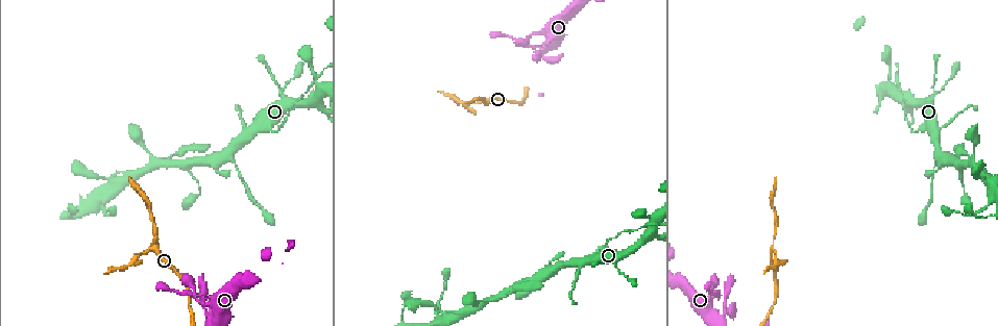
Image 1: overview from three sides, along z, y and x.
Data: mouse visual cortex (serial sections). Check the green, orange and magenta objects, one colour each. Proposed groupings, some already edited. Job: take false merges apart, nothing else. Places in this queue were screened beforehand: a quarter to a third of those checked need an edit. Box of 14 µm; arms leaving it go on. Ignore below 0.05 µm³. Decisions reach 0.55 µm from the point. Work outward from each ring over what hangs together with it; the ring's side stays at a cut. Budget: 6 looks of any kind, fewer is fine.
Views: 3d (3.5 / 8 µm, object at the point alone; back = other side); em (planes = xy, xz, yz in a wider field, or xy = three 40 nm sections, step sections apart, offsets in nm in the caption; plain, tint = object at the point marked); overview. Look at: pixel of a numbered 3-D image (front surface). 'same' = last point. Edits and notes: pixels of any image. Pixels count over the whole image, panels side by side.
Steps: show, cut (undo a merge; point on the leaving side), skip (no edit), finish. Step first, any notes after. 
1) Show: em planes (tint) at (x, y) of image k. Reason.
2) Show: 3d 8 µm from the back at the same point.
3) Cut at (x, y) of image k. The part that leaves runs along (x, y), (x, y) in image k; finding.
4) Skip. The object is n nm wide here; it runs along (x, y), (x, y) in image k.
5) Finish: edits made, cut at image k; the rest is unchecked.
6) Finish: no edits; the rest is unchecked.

Show: 3d 3.5 µm from the back at (199, 152) of image 1. Thin neck.

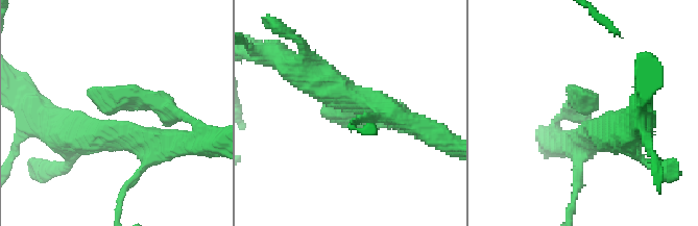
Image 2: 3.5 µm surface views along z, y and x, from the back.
Show: em xy step 5 (tint) at (342, 108) of image 2.

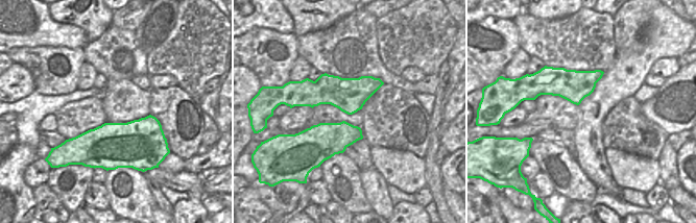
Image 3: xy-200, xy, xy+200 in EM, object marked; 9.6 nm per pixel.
Skip. It runs along (306, 73), (369, 129) in image 2; continuous, no second cell.

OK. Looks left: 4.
Show: 3d 8 µm from the back at (276, 132) of image 1. Thick turns thin.

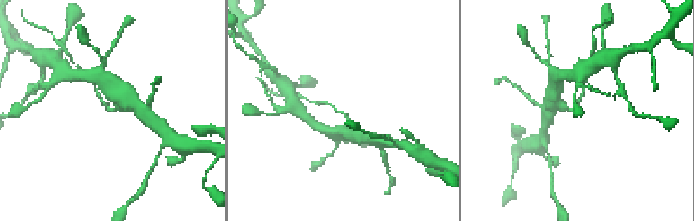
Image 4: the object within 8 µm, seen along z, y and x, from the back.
Show: 3d 3.5 µm at (111, 110) of image 4.

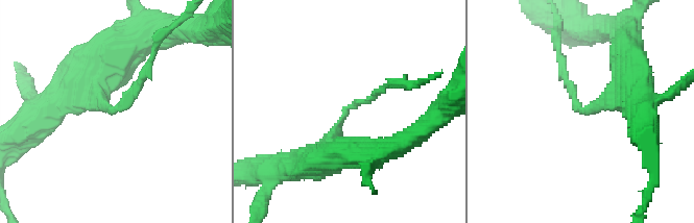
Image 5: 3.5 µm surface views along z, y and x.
Show: em xy step 1 (tint) at (115, 108) of image 5. Shape alone is not enough.

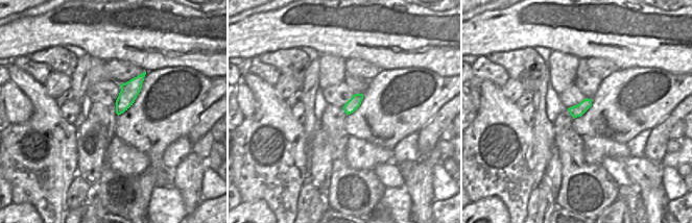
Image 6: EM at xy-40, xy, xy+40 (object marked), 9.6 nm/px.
Skip. Continuous, no second cell.

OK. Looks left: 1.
Finish: no edits; the rest is unchecked.

